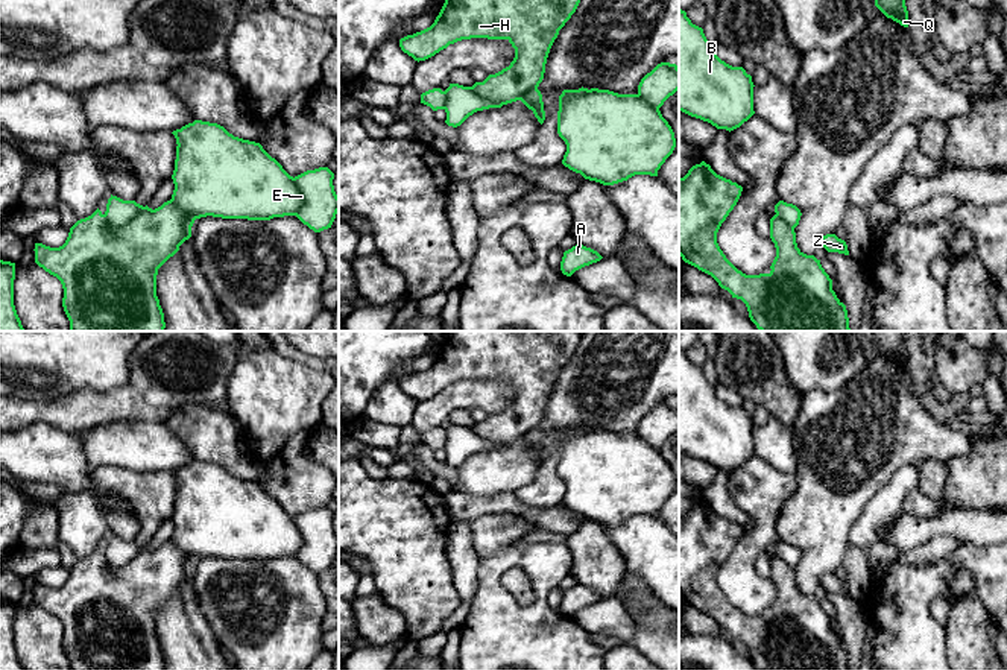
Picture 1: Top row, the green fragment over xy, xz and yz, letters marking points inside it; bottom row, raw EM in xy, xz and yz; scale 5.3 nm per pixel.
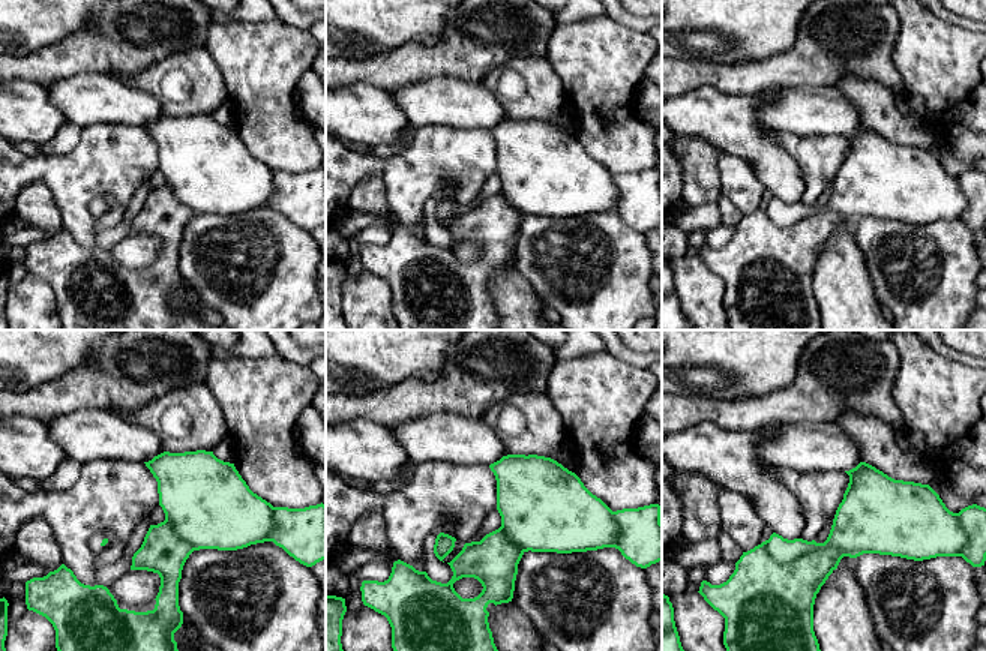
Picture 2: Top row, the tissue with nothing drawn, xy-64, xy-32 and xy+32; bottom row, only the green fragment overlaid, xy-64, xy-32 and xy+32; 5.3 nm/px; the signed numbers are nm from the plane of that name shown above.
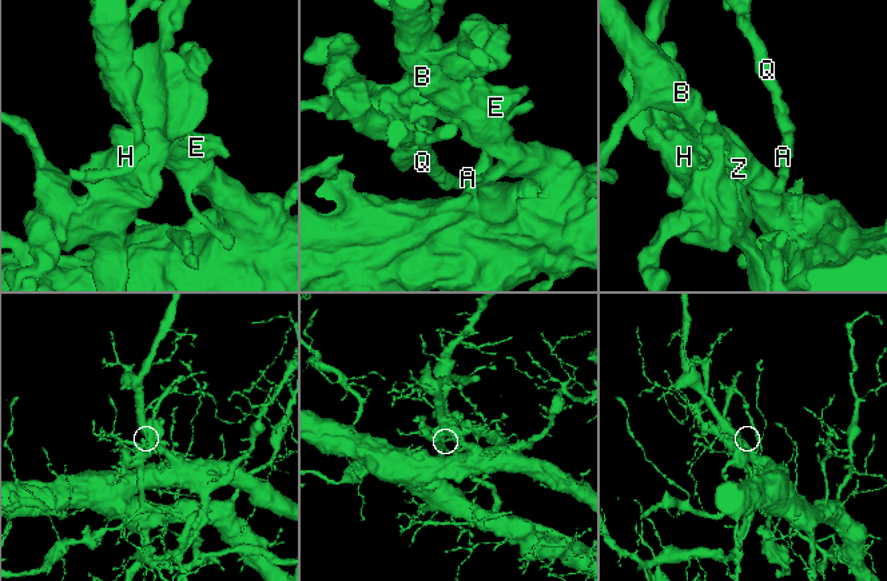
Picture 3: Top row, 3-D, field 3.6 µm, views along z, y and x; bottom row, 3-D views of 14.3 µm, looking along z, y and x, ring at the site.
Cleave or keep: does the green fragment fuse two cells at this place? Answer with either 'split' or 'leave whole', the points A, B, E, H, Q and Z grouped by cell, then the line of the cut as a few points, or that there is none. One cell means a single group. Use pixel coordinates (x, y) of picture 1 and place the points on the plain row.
split; A H Q / B E Z; cut in xy along (143, 547), (120, 567), (113, 567), (104, 558)

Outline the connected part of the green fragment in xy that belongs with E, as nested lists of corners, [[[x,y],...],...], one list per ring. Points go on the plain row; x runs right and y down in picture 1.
[[[194,460],[172,474],[178,486],[170,541],[190,559],[213,556],[270,561],[298,555],[302,536],[293,517],[260,483],[234,477],[223,466],[202,460]]]

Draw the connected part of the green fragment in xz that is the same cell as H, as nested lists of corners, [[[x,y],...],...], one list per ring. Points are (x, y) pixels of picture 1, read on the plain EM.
[[[453,331],[434,363],[401,378],[399,387],[419,403],[462,380],[507,380],[515,389],[510,406],[471,427],[507,445],[538,430],[550,389],[580,337],[580,331]]]

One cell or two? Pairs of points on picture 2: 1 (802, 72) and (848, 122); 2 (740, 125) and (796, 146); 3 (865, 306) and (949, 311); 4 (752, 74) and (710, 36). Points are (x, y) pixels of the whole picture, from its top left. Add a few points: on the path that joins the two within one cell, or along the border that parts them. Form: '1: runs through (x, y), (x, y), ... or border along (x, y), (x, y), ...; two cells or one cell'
1: border along (778, 86), (833, 87); two cells
2: border along (767, 129), (766, 134), (791, 156); two cells
3: border along (866, 272), (875, 299), (881, 305); two cells
4: border along (773, 54), (731, 63), (703, 60); two cells

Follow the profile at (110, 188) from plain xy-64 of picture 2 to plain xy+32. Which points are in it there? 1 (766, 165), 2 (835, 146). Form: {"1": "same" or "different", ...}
{"1": "different", "2": "same"}

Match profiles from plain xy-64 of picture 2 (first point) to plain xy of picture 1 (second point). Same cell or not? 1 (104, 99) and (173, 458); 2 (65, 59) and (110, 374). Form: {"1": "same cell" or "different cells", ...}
{"1": "same cell", "2": "different cells"}

